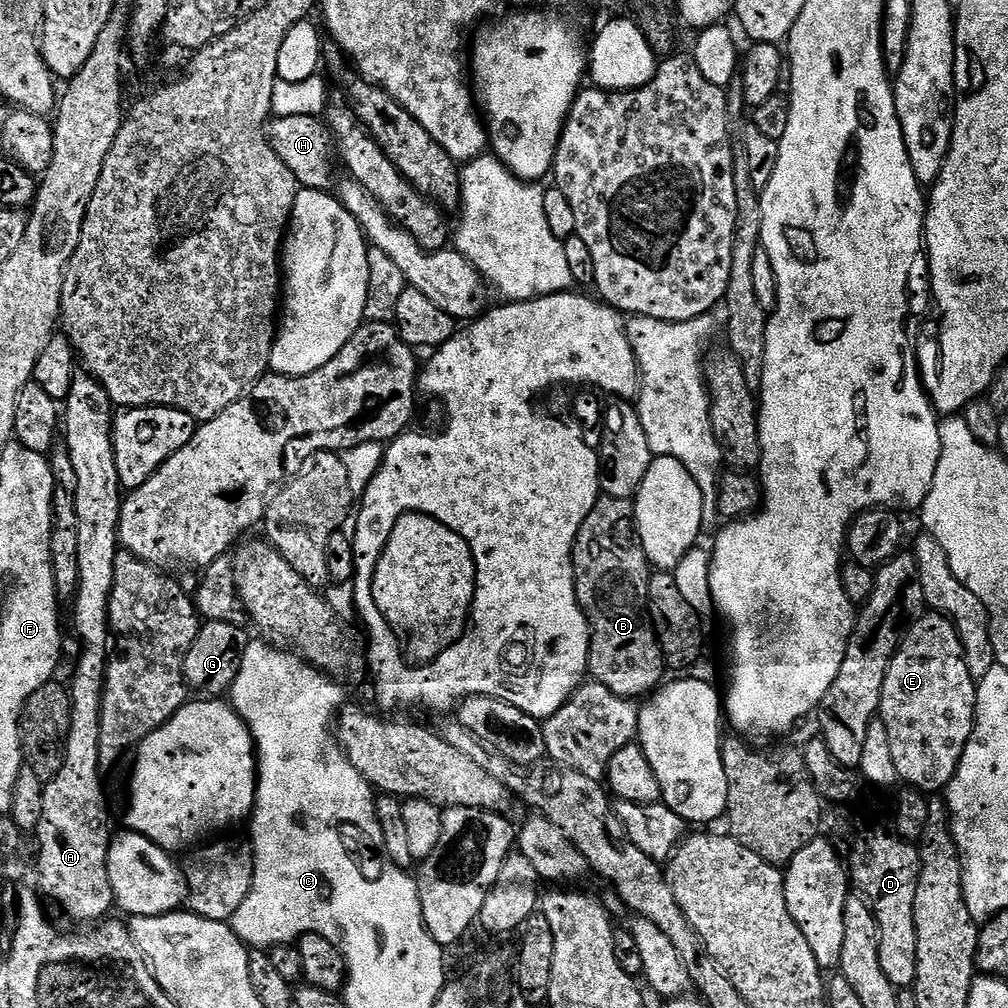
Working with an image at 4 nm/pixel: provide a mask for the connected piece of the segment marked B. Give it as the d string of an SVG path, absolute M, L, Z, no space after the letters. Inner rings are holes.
M601 495L576 535L572 547L572 569L576 579L576 597L580 609L588 619L588 676L618 696L647 697L653 690L660 688L665 679L666 665L664 655L660 653L660 644L656 640L654 620L650 615L650 565L640 538L636 535L636 509L632 500Z

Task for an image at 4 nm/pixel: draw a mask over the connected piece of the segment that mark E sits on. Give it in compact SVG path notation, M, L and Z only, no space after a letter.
M925 614L905 632L900 649L886 670L886 682L882 682L878 719L886 726L886 734L890 737L890 751L897 777L904 780L907 787L917 788L925 794L940 794L947 789L974 730L976 685L977 681L973 680L970 670L966 670L962 642L945 616Z

